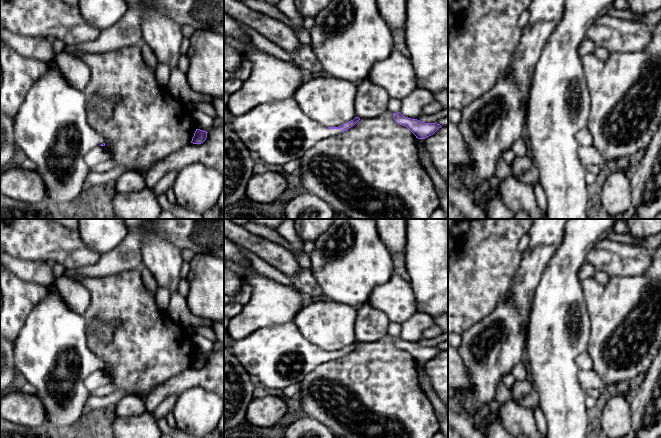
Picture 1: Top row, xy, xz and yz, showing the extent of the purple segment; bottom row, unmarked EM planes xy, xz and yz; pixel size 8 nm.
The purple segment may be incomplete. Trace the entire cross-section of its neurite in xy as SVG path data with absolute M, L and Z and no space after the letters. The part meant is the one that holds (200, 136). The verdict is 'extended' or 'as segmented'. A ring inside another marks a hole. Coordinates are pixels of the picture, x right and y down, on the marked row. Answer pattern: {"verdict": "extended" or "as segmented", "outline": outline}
{"verdict": "as segmented", "outline": "M196 129L191 143L193 143L193 144L201 144L201 143L203 143L207 138L207 133L208 132L206 132L206 131Z"}

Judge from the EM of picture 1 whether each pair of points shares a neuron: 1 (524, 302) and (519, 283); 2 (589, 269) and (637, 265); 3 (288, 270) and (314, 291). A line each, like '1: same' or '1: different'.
1: same
2: different
3: different

